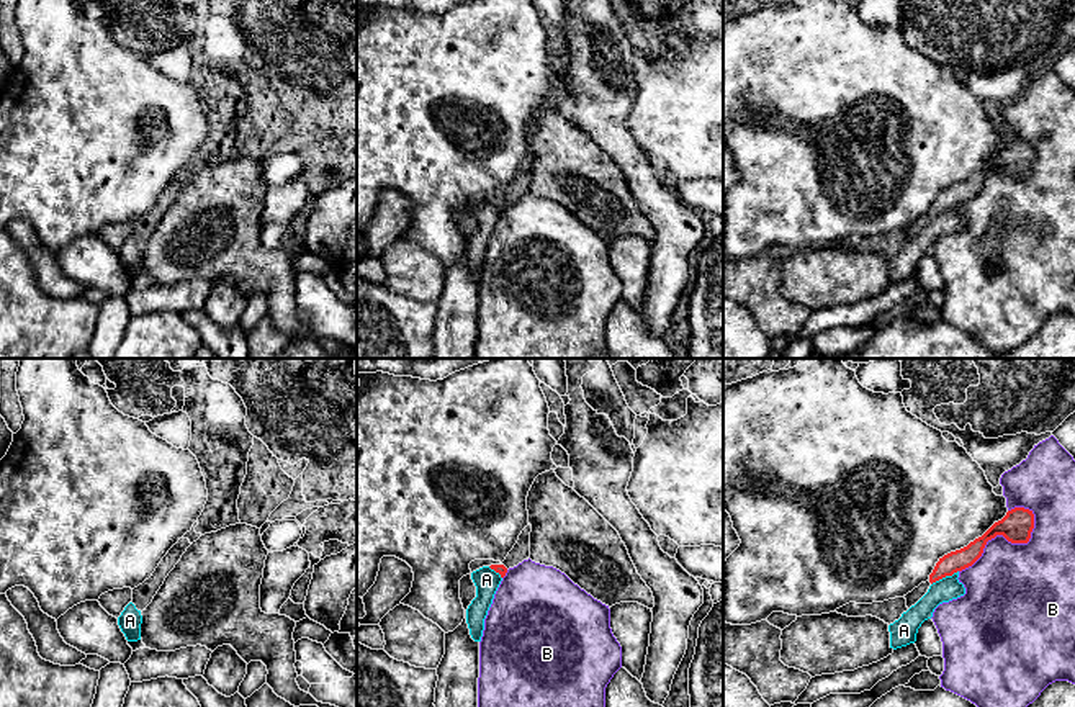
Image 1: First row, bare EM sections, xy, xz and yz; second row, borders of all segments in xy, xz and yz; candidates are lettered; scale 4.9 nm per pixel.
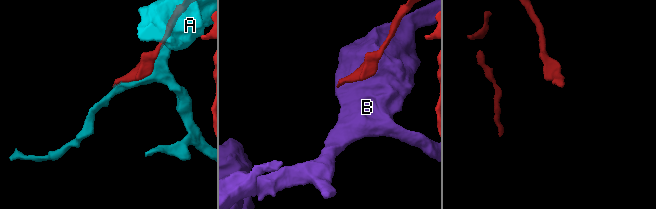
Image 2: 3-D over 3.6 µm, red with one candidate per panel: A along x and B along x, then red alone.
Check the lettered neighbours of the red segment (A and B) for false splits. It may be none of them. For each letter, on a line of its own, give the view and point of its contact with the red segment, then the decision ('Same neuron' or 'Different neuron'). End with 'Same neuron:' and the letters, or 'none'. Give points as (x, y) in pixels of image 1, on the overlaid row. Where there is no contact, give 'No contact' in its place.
A: Touches red at yz (944, 576). Different neuron
B: Touches red at yz (1005, 537). Different neuron
Same neuron: none

